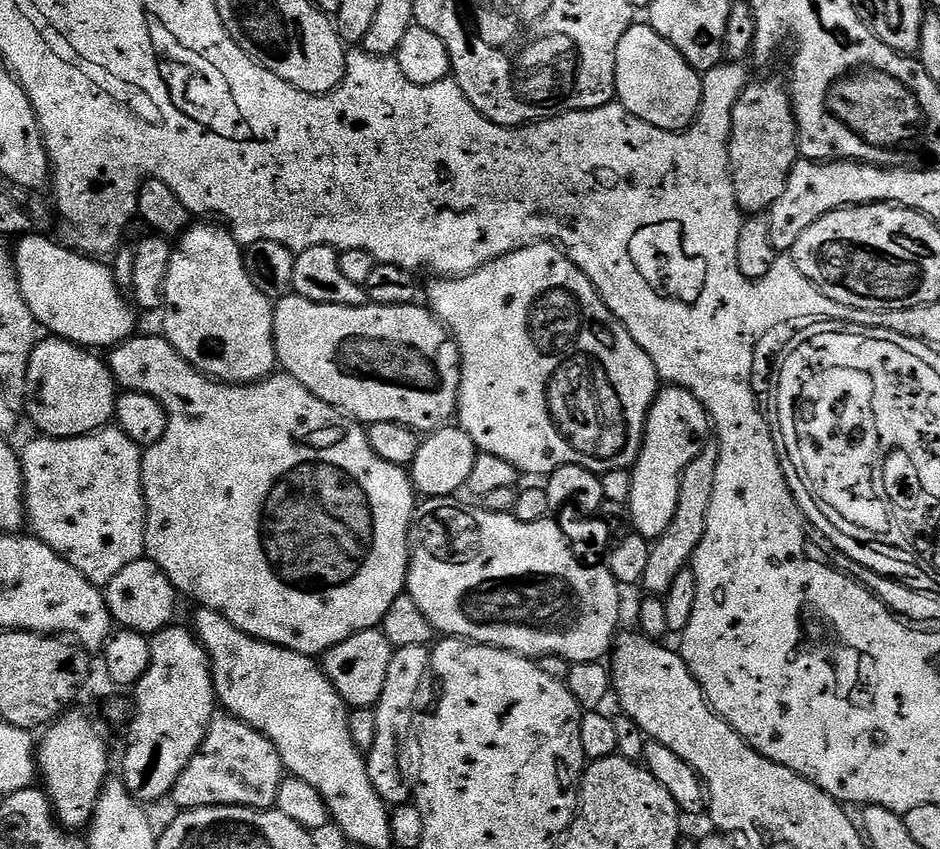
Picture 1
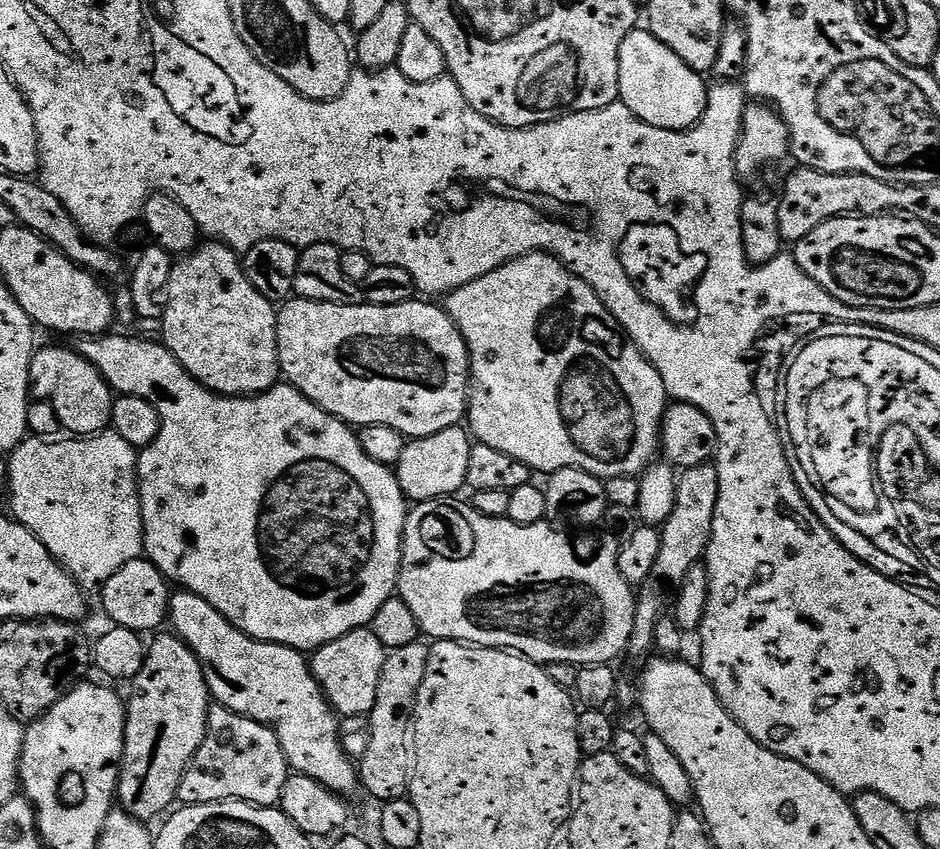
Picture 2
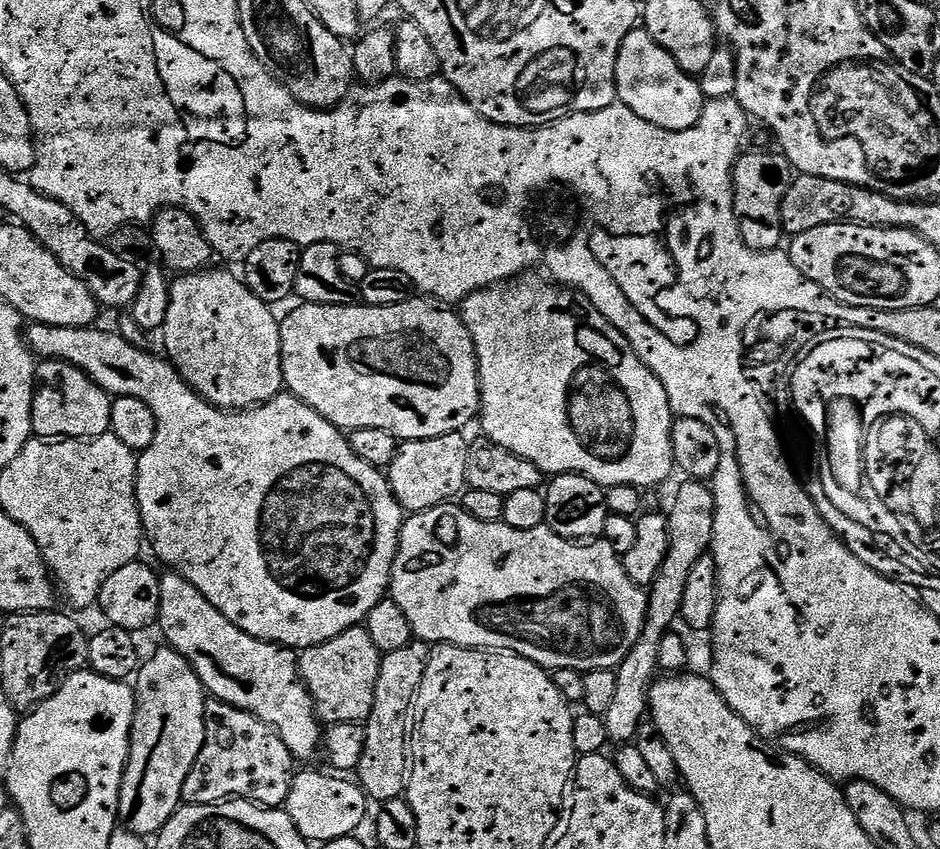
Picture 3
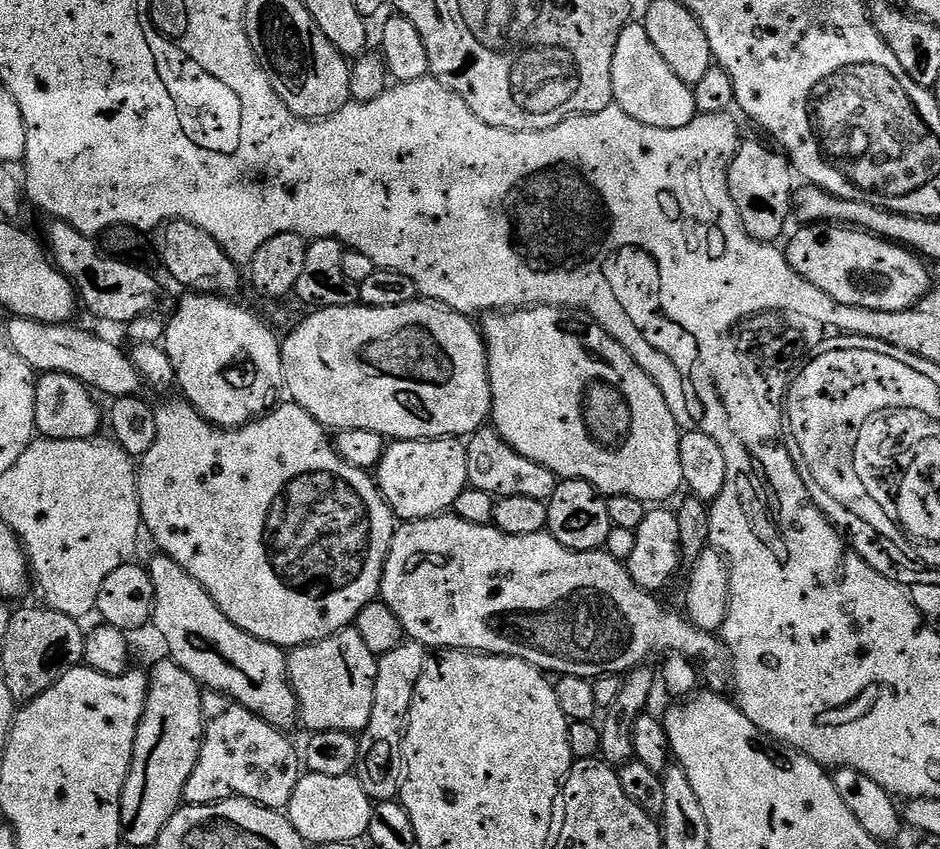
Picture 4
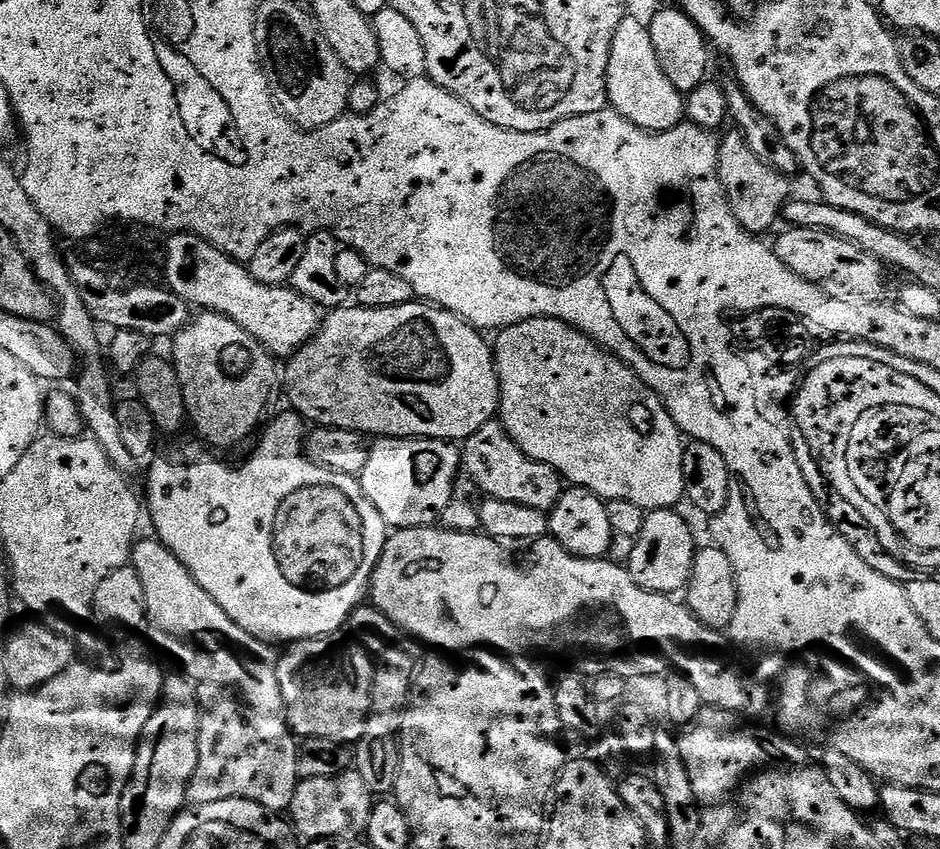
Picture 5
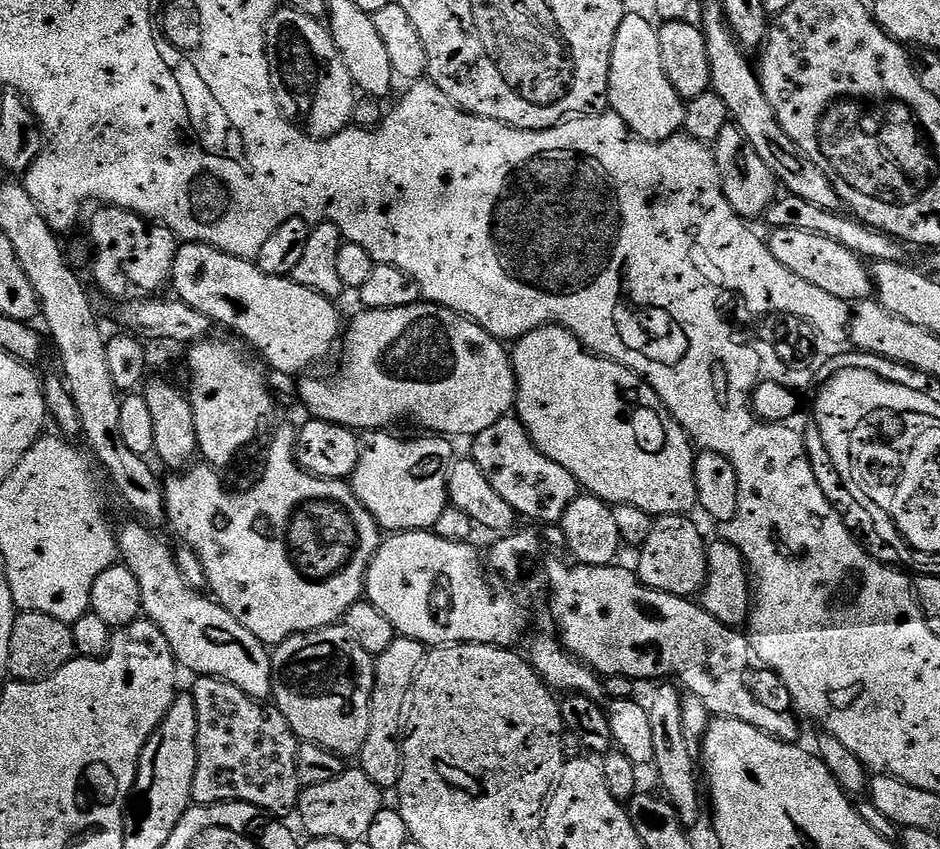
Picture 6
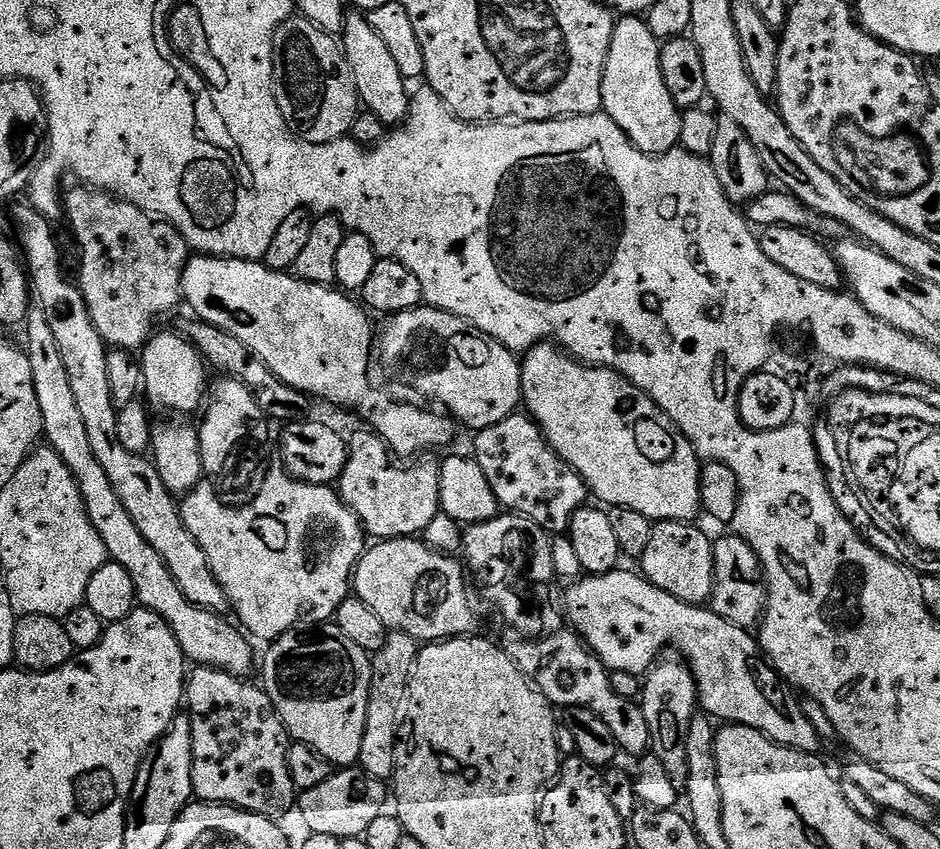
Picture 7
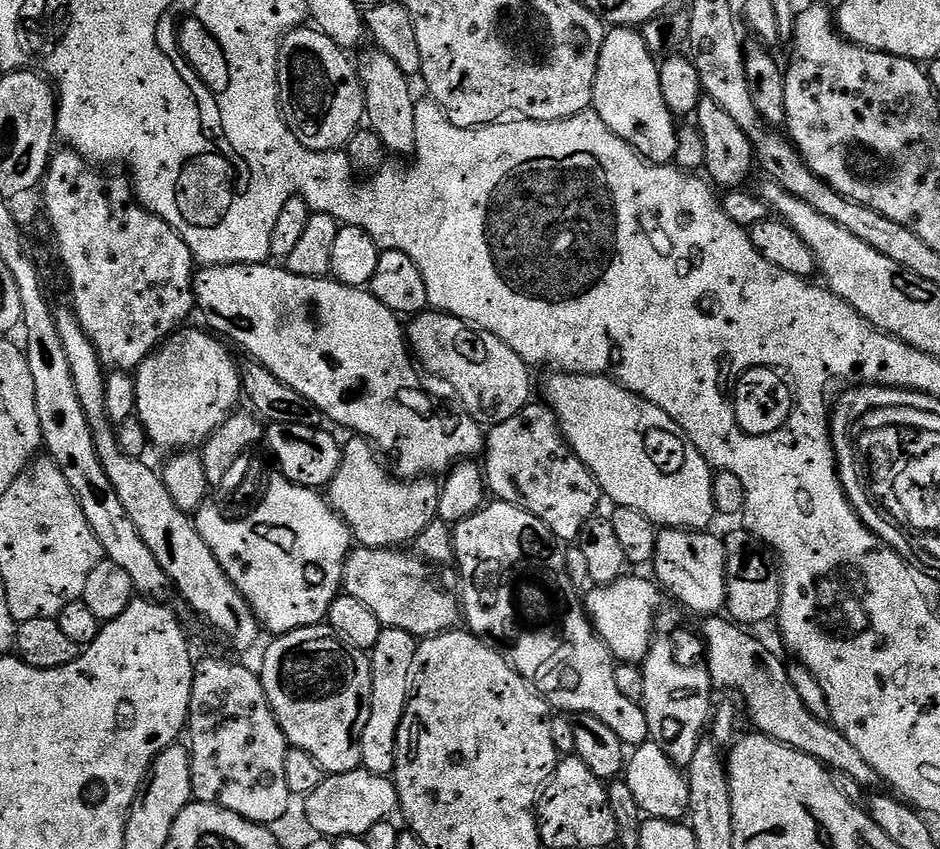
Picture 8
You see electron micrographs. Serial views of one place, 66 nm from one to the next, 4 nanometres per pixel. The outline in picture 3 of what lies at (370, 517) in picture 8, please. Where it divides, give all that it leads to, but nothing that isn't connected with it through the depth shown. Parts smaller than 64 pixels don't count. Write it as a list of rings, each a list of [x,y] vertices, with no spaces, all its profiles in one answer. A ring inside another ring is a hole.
[[[461,433],[446,434],[442,438],[430,438],[429,440],[406,440],[396,449],[394,462],[386,470],[388,485],[391,486],[396,500],[404,509],[405,513],[411,514],[430,510],[439,504],[447,504],[455,501],[465,491],[466,485],[466,454],[468,453],[469,441],[463,440]]]

